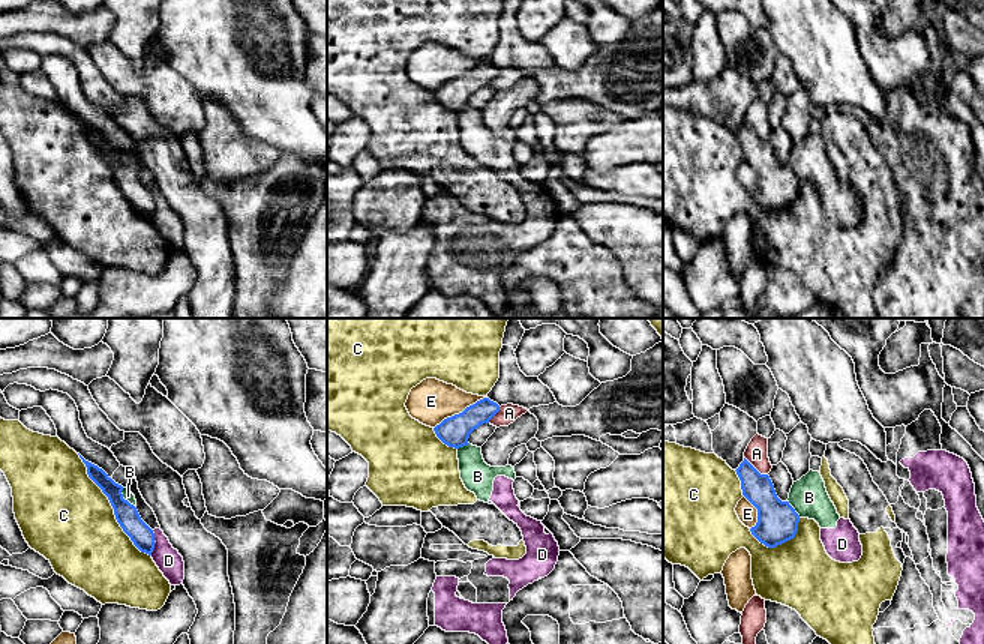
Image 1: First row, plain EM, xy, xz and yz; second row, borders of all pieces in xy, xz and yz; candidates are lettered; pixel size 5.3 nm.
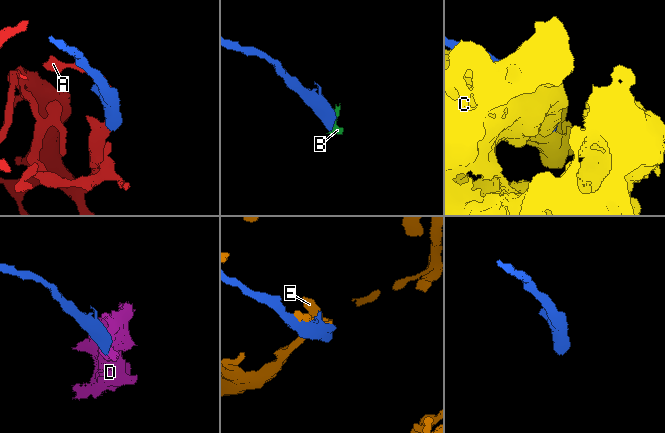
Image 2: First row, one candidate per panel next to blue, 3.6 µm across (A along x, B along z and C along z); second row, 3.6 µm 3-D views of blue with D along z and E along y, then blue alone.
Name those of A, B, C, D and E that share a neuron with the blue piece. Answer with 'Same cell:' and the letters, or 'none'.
Same cell: none

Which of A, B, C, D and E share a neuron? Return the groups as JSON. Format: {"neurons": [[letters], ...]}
{"neurons": [["A"], ["B", "D"], ["C"], ["E"]]}

